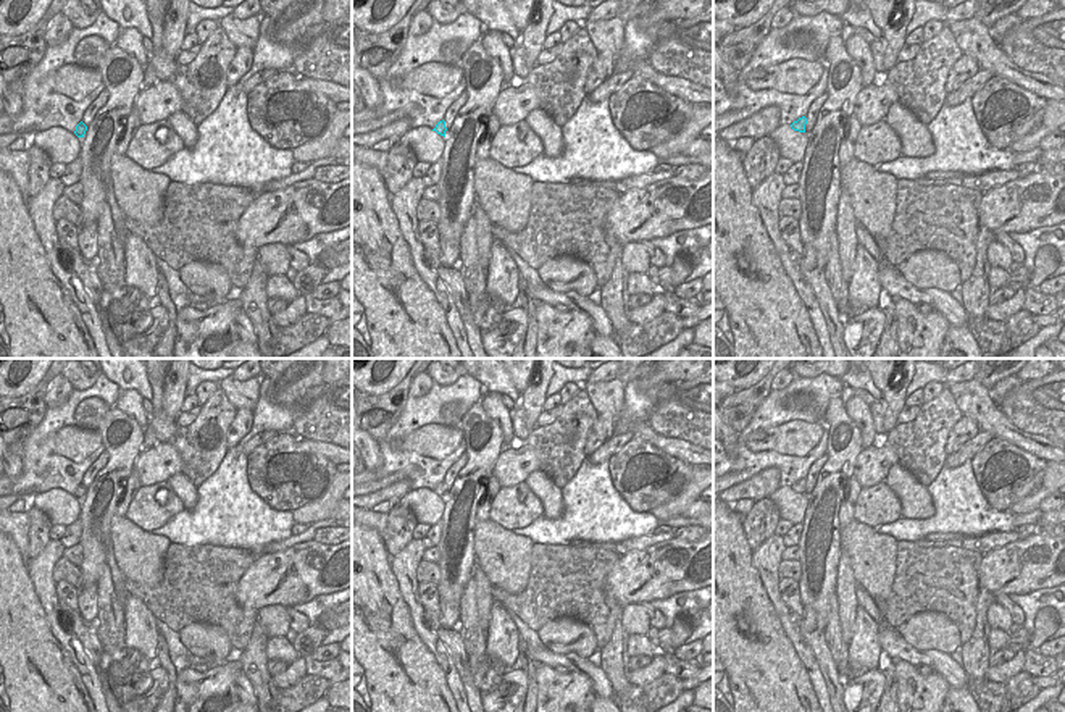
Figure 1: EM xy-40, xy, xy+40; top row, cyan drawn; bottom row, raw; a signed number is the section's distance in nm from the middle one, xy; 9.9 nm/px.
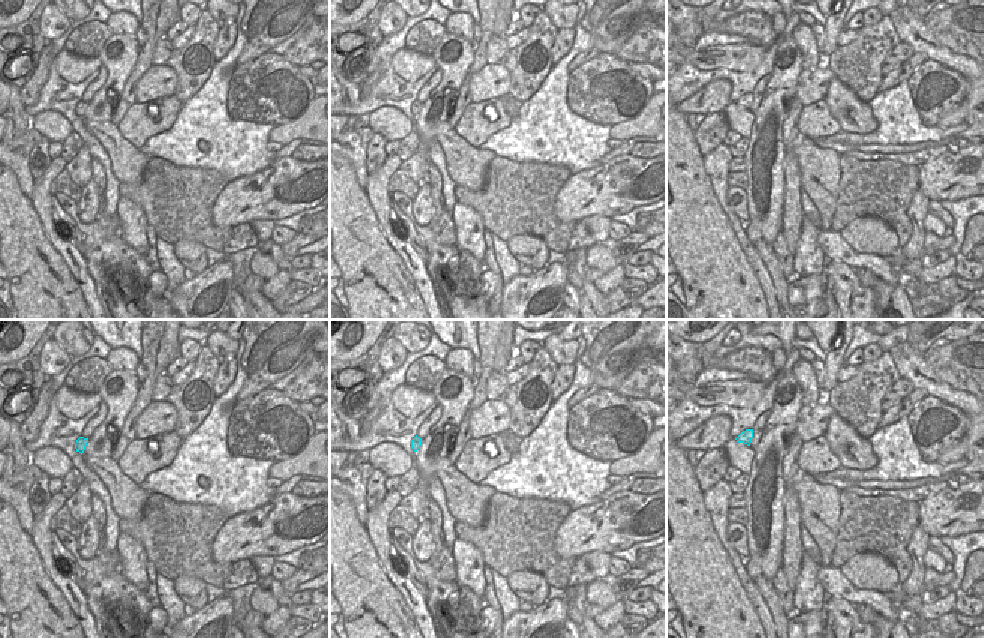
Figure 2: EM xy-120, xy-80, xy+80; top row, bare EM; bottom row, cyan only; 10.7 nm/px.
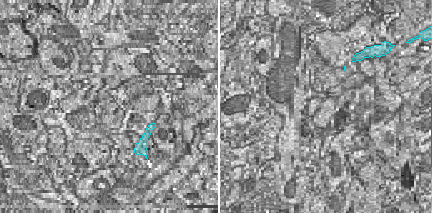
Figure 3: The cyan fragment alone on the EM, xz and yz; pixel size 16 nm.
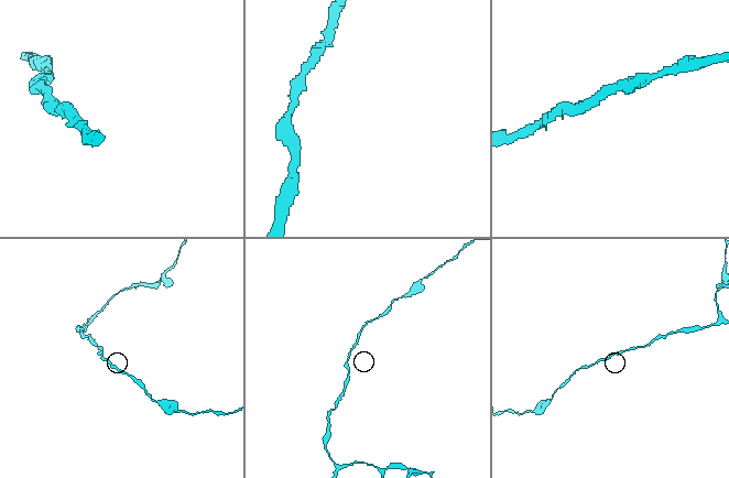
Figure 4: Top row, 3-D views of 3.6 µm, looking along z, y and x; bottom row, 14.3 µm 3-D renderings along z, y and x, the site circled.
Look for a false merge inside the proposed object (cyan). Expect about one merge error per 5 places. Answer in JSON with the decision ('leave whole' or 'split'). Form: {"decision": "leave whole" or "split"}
{"decision": "leave whole"}

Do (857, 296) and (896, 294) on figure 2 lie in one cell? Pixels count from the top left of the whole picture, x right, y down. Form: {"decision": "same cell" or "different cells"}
{"decision": "different cells"}

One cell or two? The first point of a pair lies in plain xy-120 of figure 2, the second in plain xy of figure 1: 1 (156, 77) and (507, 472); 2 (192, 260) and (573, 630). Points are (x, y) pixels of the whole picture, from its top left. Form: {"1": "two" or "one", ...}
{"1": "one", "2": "one"}

